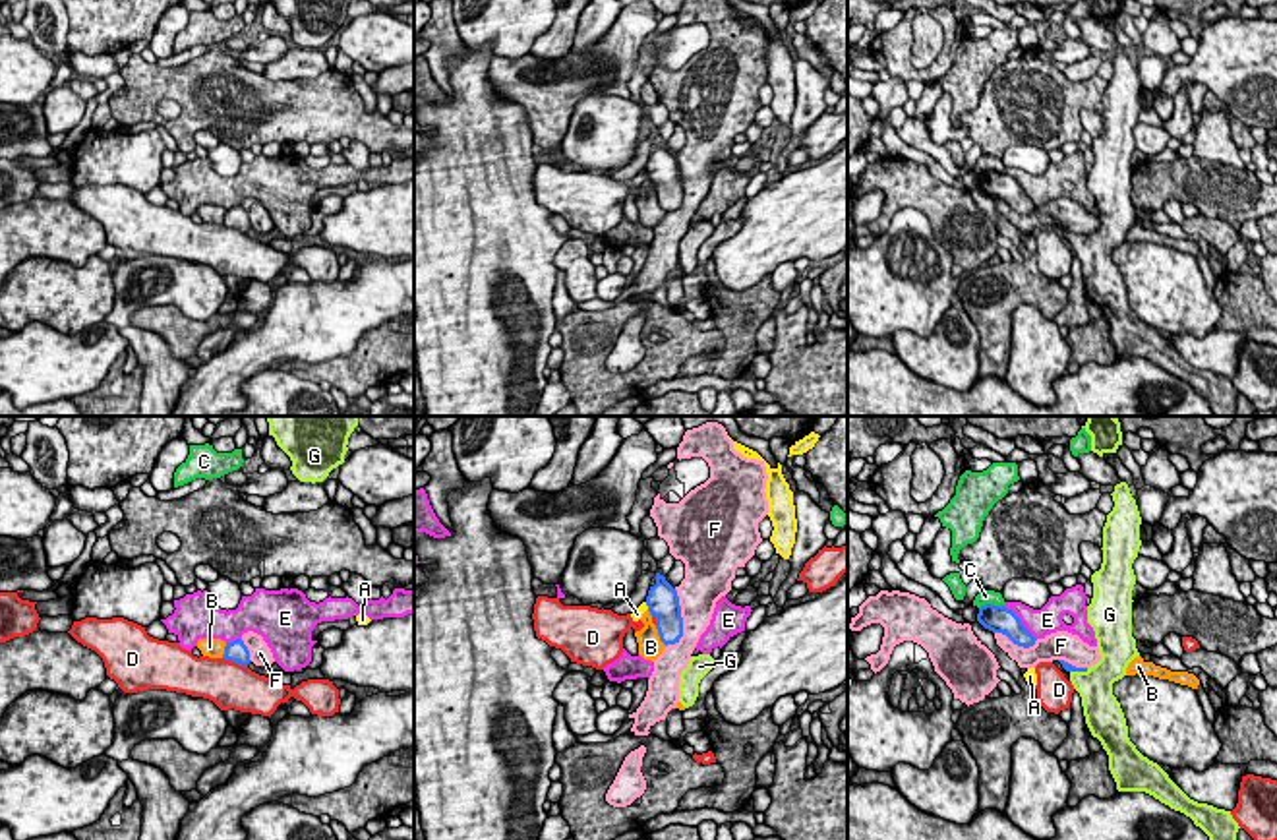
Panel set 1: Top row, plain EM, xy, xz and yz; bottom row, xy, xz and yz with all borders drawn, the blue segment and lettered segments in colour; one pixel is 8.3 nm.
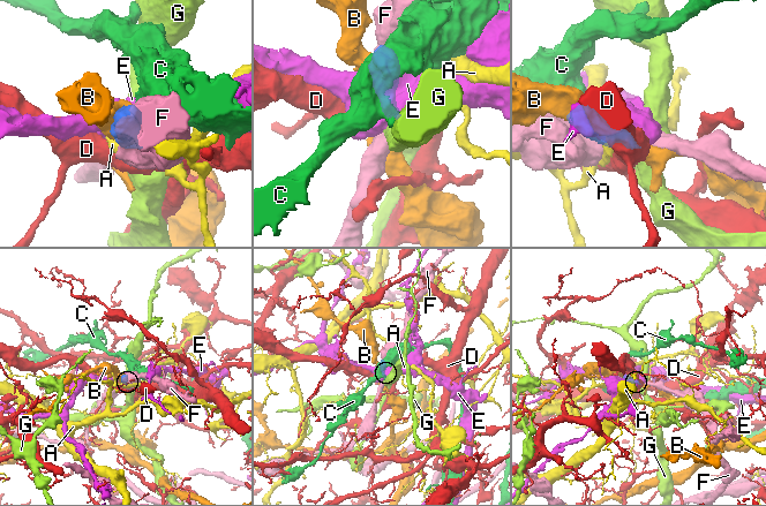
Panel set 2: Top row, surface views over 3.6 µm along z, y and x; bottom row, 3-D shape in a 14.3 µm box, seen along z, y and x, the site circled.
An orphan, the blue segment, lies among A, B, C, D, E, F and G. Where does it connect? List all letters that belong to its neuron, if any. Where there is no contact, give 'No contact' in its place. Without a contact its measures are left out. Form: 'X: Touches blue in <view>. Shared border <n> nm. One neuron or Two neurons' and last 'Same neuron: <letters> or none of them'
A: Touches blue in xz. Shared border 70 nm. Two neurons
B: Touches blue in xz. Shared border 200 nm. Two neurons
C: Touches blue in yz. Shared border 220 nm. Two neurons
D: Touches blue in xy. Shared border 220 nm. Two neurons
E: Touches blue in yz. Shared border 400 nm. Two neurons
F: Touches blue in xz. Shared border 500 nm. Two neurons
G: Touches blue in yz. Shared border 160 nm. One neuron
Same neuron: G

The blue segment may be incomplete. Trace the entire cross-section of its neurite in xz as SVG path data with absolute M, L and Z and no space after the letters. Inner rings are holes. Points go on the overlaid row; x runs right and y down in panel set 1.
M656 573L656 585L650 586L646 606L650 615L656 617L656 629L660 641L668 645L679 643L683 637L683 617L677 590L666 581L664 575Z

